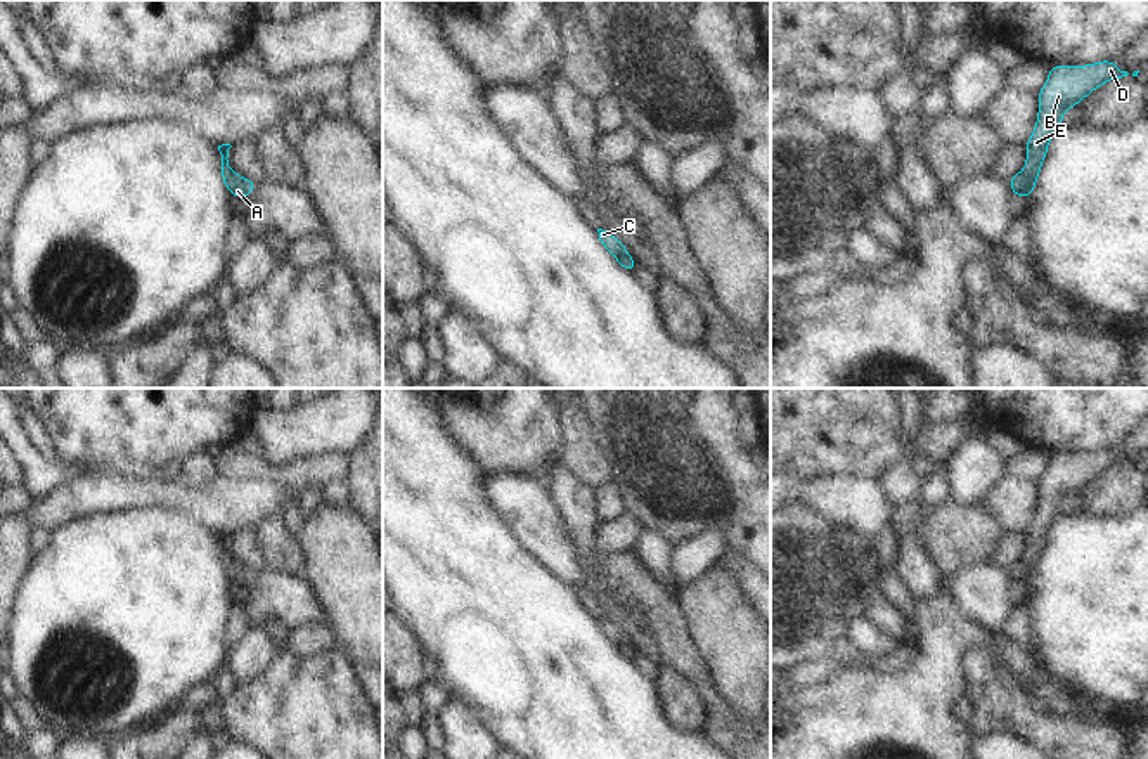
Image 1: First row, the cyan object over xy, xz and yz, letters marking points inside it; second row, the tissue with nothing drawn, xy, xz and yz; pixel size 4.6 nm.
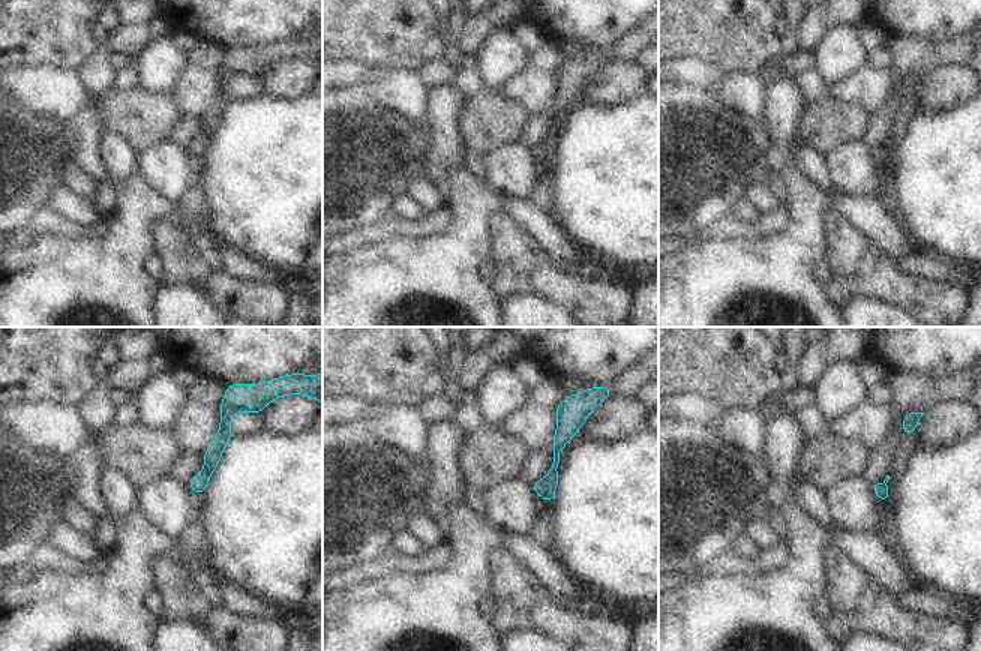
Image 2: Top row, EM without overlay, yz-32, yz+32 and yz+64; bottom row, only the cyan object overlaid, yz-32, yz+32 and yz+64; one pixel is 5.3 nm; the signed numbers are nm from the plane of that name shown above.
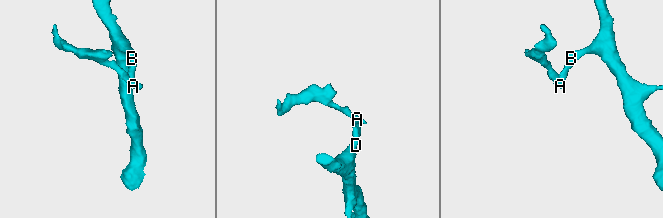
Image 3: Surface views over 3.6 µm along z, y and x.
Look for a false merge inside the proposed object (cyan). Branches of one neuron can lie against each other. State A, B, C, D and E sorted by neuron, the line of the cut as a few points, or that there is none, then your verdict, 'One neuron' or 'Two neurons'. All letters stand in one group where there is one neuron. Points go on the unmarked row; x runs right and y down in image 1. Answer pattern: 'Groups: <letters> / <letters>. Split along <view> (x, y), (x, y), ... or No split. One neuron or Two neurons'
Groups: A C / B D E. Split along yz (1020, 562), (1025, 570), (1024, 584). Two neurons

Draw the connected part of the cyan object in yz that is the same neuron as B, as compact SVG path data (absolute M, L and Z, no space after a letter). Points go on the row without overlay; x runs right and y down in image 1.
M1115 449L1094 451L1091 454L1051 454L1046 473L1039 478L1039 506L1032 525L1025 530L1027 551L1022 563L1027 577L1023 586L1030 586L1046 546L1053 522L1061 515L1061 503L1079 492L1089 480L1106 471L1110 466L1127 464Z

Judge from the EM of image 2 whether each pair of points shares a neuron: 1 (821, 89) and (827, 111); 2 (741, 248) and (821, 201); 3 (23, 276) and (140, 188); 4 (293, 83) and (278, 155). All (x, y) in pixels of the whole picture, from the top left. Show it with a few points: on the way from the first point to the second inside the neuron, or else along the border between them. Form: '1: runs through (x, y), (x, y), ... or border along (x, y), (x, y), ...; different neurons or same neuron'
1: border along (830, 95), (809, 102); different neurons
2: runs through (762, 248), (779, 248), (804, 222); same neuron
3: runs through (59, 276), (78, 276), (131, 224); same neuron
4: border along (260, 92), (290, 99), (306, 96); different neurons

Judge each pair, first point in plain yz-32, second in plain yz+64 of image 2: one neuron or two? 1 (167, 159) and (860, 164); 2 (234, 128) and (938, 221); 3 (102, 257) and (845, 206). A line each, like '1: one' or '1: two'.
1: one
2: one
3: two

